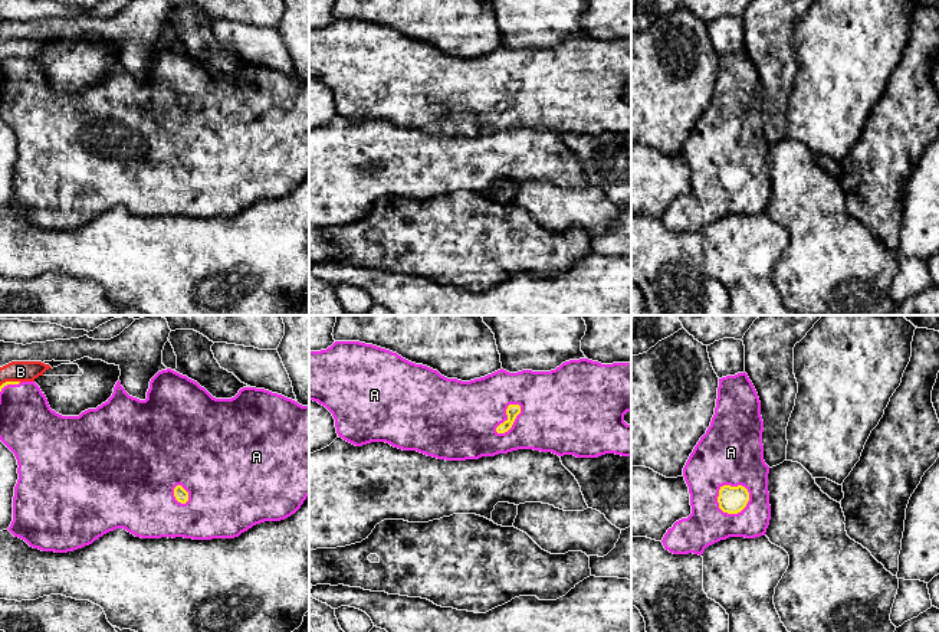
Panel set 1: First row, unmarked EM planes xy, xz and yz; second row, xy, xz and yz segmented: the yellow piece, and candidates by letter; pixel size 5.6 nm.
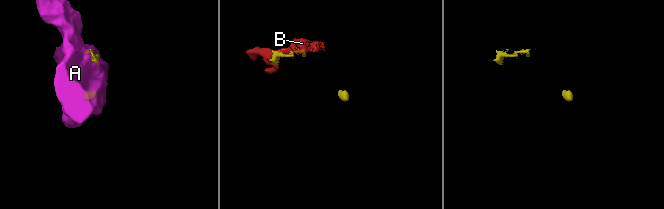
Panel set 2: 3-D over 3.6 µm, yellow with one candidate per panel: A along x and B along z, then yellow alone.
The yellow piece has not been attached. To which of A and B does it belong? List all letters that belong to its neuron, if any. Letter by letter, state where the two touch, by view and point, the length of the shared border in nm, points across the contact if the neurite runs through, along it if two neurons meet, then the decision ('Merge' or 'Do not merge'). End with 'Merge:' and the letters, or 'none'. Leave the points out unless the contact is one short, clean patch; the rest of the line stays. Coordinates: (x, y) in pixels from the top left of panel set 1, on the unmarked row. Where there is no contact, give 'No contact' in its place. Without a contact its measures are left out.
A: Touches yellow at yz (738, 189). Shared border 200 nm. Merge
B: Touches yellow at xy (10, 59). Shared border 120 nm. Do not merge
Merge: A

